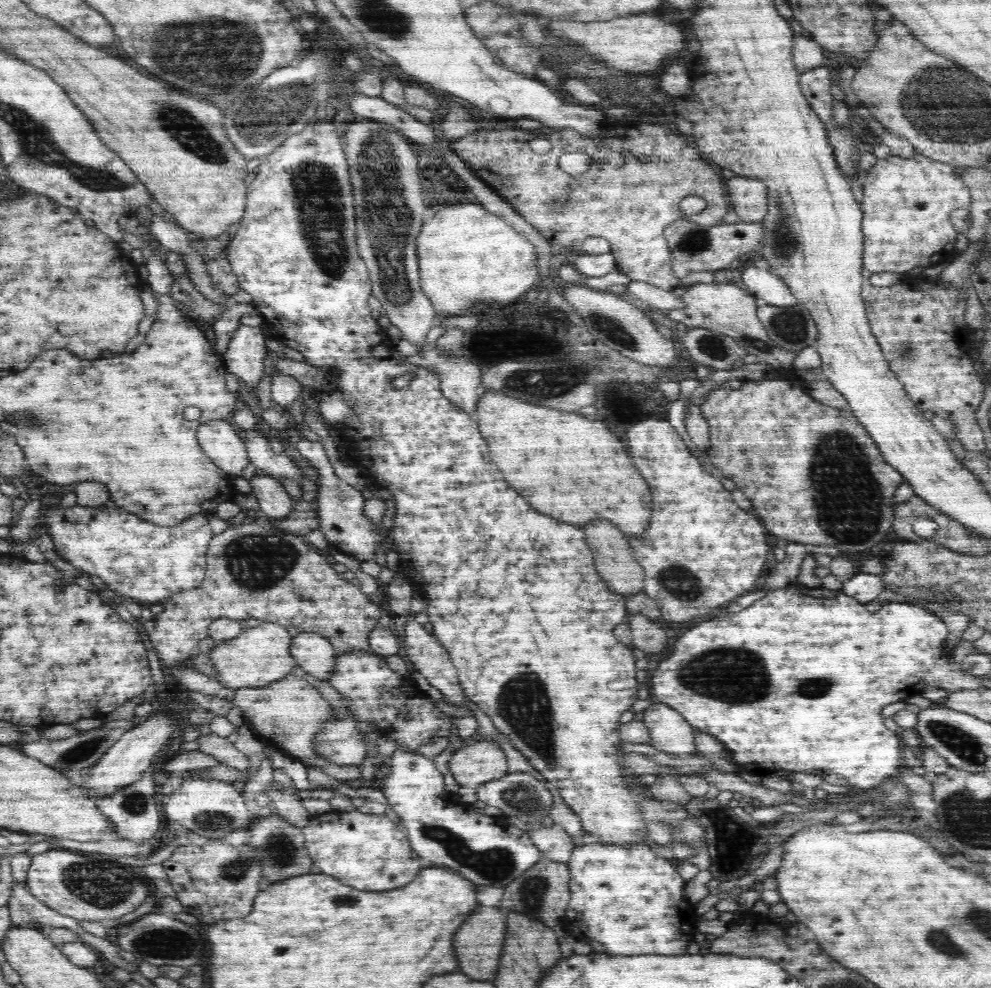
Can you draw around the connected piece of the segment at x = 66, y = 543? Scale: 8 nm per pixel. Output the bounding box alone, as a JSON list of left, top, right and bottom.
[46,503,215,606]

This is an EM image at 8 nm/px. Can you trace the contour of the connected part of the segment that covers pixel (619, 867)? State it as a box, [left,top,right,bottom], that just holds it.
[566,841,697,955]

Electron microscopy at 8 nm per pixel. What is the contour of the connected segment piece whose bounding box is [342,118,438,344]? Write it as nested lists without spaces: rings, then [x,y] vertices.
[[[368,118],[348,122],[342,140],[356,198],[359,257],[367,266],[373,296],[380,301],[382,312],[386,313],[399,338],[412,344],[424,344],[428,332],[438,321],[435,310],[418,286],[418,254],[414,254],[414,242],[420,234],[426,206],[412,143],[392,123]]]

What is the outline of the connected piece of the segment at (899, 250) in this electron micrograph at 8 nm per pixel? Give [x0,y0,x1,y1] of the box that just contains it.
[860,152,973,273]

